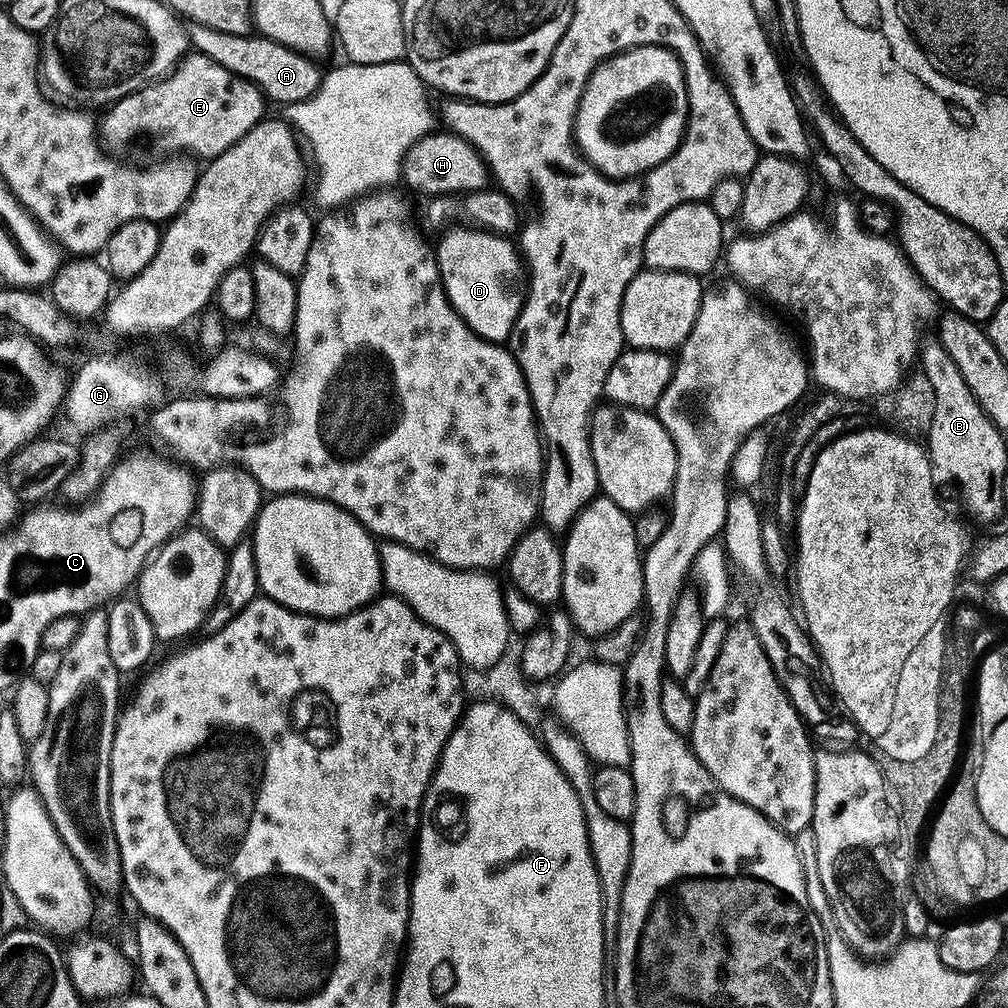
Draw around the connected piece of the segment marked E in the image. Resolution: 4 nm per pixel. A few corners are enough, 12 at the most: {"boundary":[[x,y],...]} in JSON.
{"boundary":[[188,54],[111,105],[104,151],[207,162],[265,119],[264,93]]}

